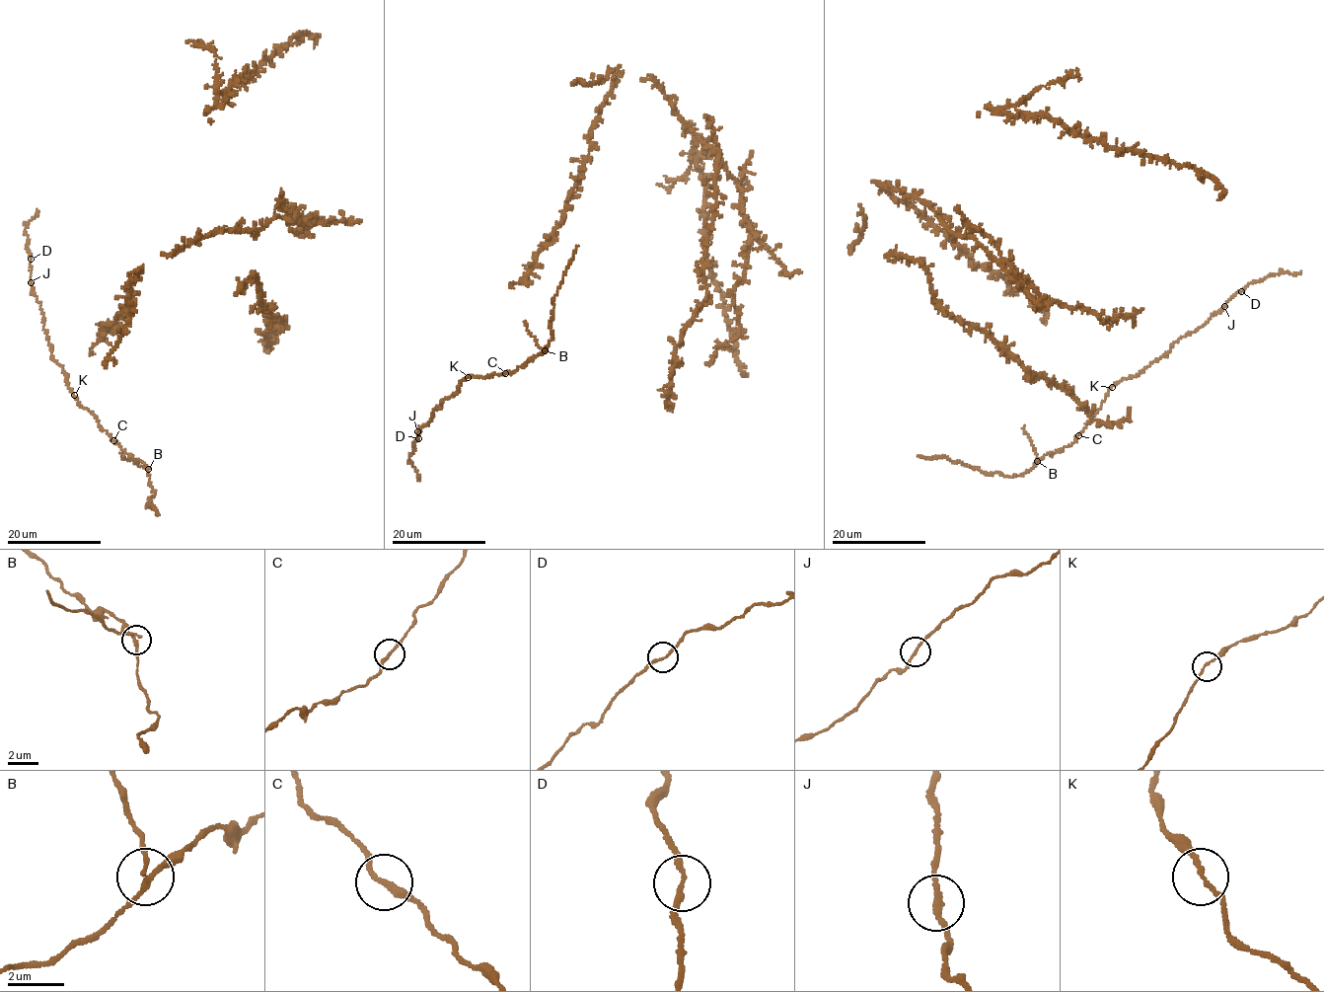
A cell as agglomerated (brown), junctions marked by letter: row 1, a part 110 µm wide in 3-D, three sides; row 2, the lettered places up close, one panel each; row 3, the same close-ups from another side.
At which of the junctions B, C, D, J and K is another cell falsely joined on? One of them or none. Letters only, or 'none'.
B

